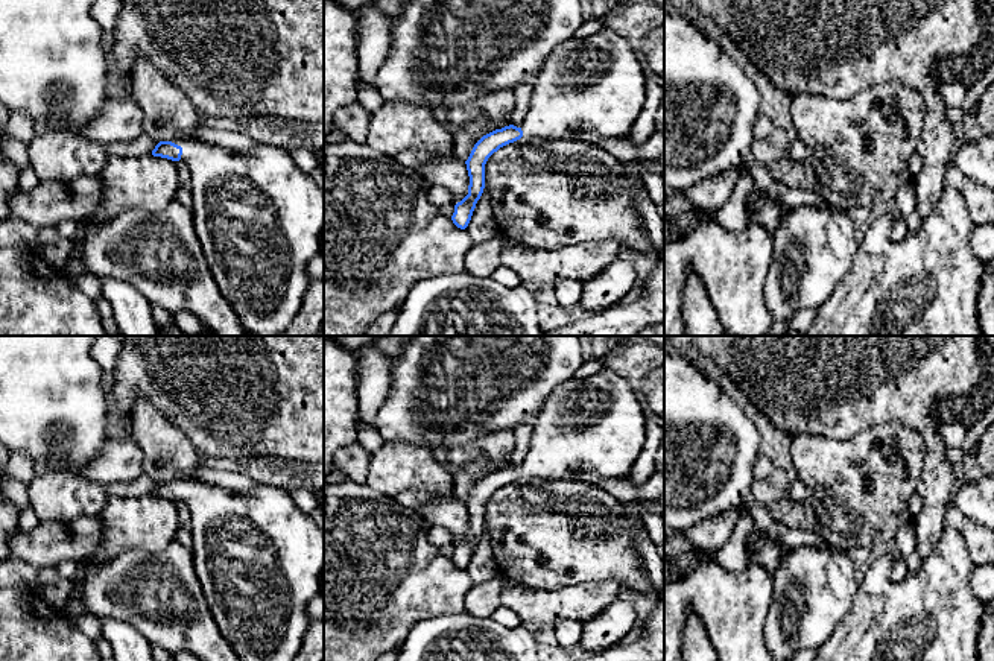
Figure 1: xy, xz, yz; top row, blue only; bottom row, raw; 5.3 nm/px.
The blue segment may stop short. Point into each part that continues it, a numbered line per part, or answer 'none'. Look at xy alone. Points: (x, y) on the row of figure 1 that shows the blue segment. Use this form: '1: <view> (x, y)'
1: xy (259, 218)

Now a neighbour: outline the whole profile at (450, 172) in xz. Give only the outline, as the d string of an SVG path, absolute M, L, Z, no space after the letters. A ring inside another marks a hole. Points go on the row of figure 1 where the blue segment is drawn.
M453 153L421 164L418 173L432 185L441 185L453 193L454 205L468 195L470 176L467 164Z

